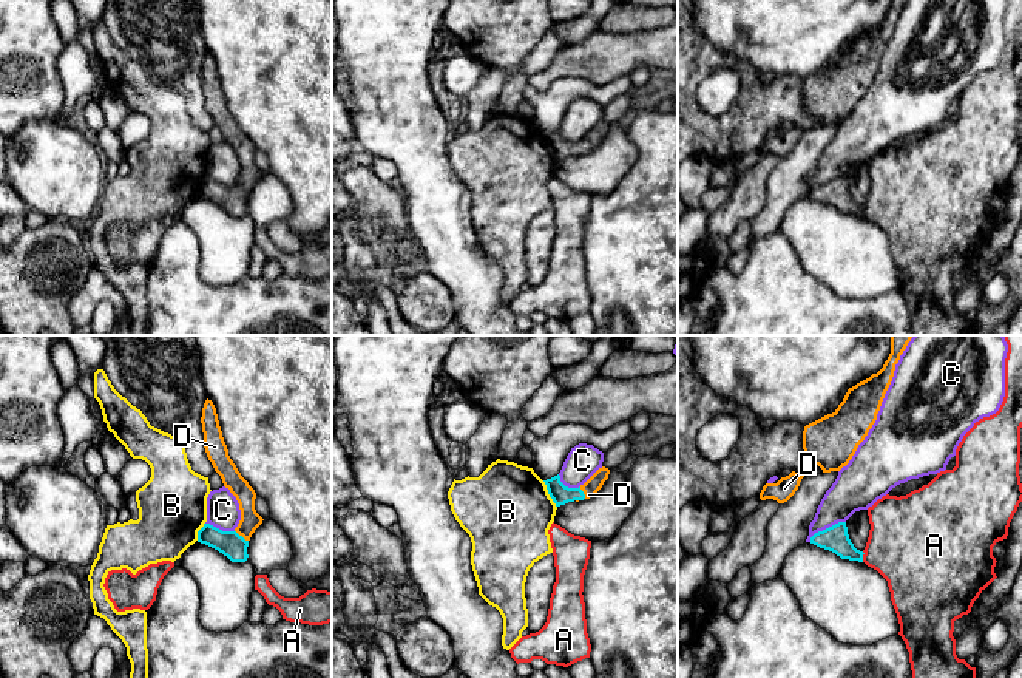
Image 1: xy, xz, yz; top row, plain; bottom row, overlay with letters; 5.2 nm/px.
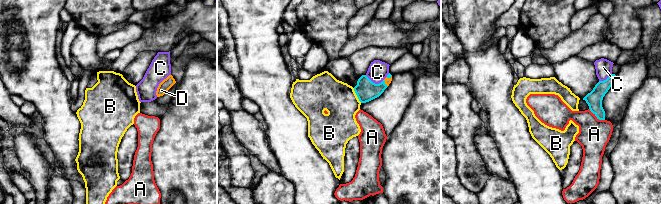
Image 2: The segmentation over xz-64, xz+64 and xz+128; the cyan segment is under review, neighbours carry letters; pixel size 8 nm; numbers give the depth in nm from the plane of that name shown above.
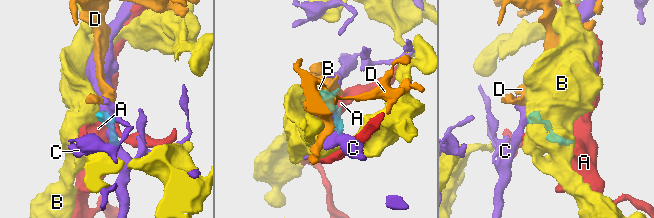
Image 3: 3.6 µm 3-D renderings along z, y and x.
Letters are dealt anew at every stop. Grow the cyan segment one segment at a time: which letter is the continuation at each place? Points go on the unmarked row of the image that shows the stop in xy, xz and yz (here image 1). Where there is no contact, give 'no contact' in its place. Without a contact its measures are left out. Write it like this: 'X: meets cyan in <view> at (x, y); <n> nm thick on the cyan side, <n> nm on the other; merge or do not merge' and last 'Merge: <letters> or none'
A: meets cyan in yz at (862, 210); 140 nm thick on the cyan side, 420 nm on the other; do not merge
B: meets cyan in xz at (548, 147); 110 nm thick on the cyan side, 460 nm on the other; do not merge
C: meets cyan in yz at (826, 183); 140 nm thick on the cyan side, 220 nm on the other; do not merge
D: meets cyan in xy at (241, 190); 140 nm thick on the cyan side, 100 nm on the other; merge
Merge: D

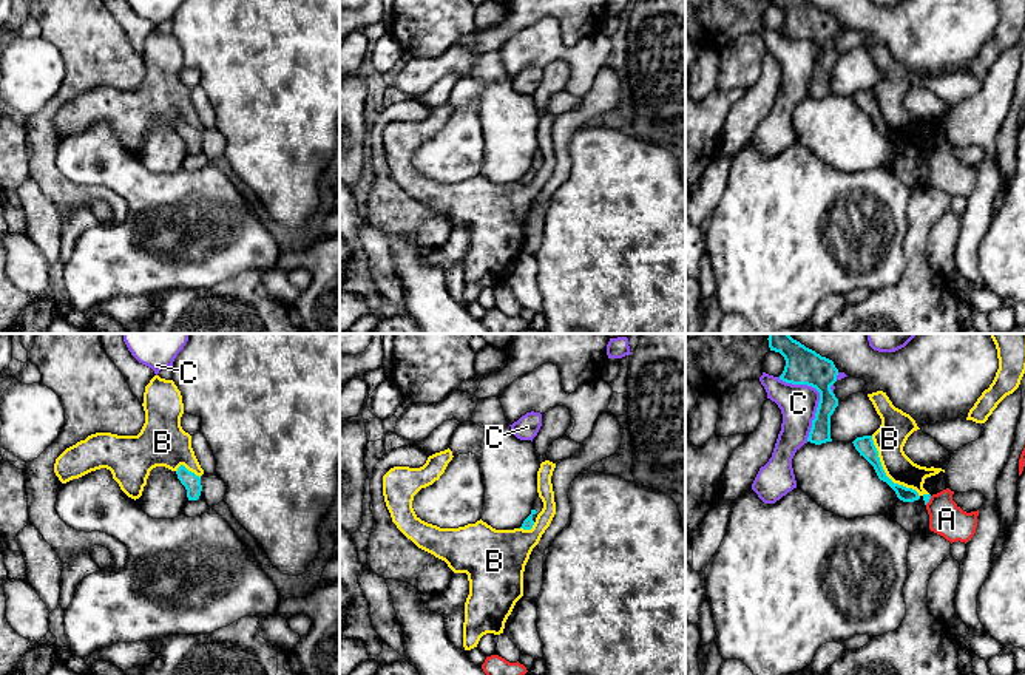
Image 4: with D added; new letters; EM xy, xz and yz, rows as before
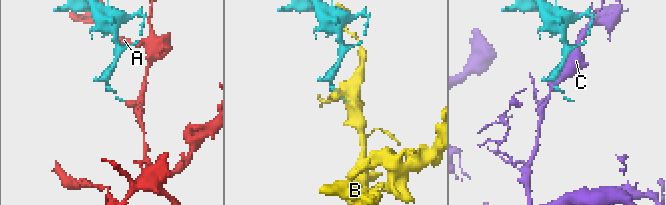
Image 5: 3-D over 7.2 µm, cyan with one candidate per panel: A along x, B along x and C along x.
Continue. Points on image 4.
A: meets cyan in yz at (928, 155); 40 nm thick on the cyan side, 180 nm on the other; do not merge
B: meets cyan in yz at (885, 127); 100 nm thick on the cyan side, 160 nm on the other; do not merge
C: meets cyan in yz at (820, 51); 190 nm thick on the cyan side, 200 nm on the other; do not merge
Merge: none

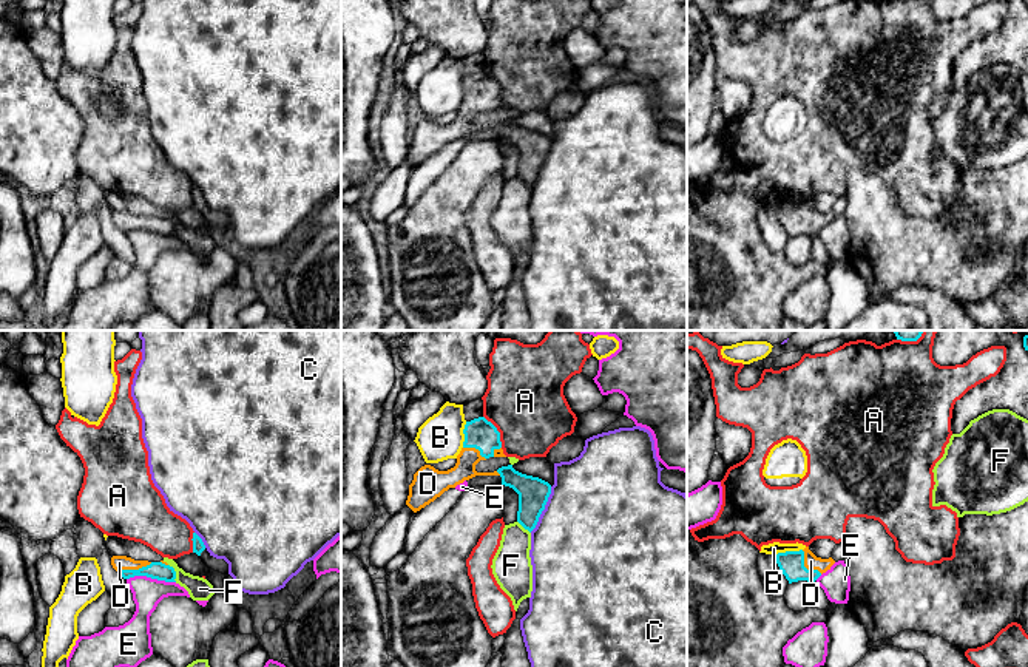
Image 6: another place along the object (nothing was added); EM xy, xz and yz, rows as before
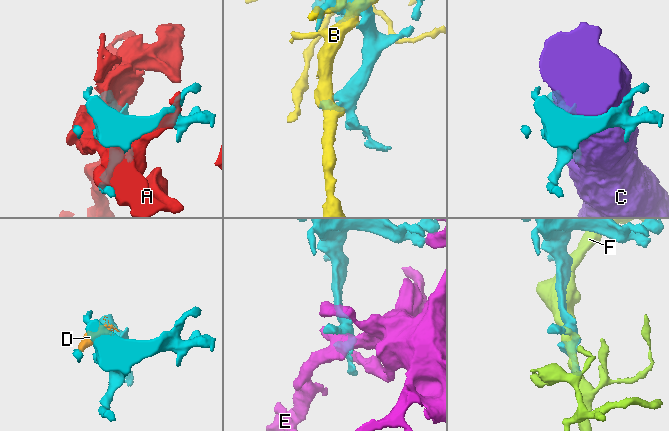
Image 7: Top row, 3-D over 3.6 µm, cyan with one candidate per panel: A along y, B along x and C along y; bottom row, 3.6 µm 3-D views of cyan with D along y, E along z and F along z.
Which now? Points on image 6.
A: meets cyan in xz at (497, 85); 160 nm thick on the cyan side, 400 nm on the other; do not merge
B: meets cyan in yz at (787, 206); 130 nm thick on the cyan side, 70 nm on the other; do not merge
C: meets cyan in xz at (544, 162); 160 nm thick on the cyan side, 500 nm on the other; do not merge
D: meets cyan in xy at (135, 224); 100 nm thick on the cyan side, 80 nm on the other; merge
E: meets cyan in xy at (152, 232); 100 nm thick on the cyan side, 160 nm on the other; do not merge
F: meets cyan in xy at (175, 227); 100 nm thick on the cyan side, 120 nm on the other; do not merge
Merge: D

